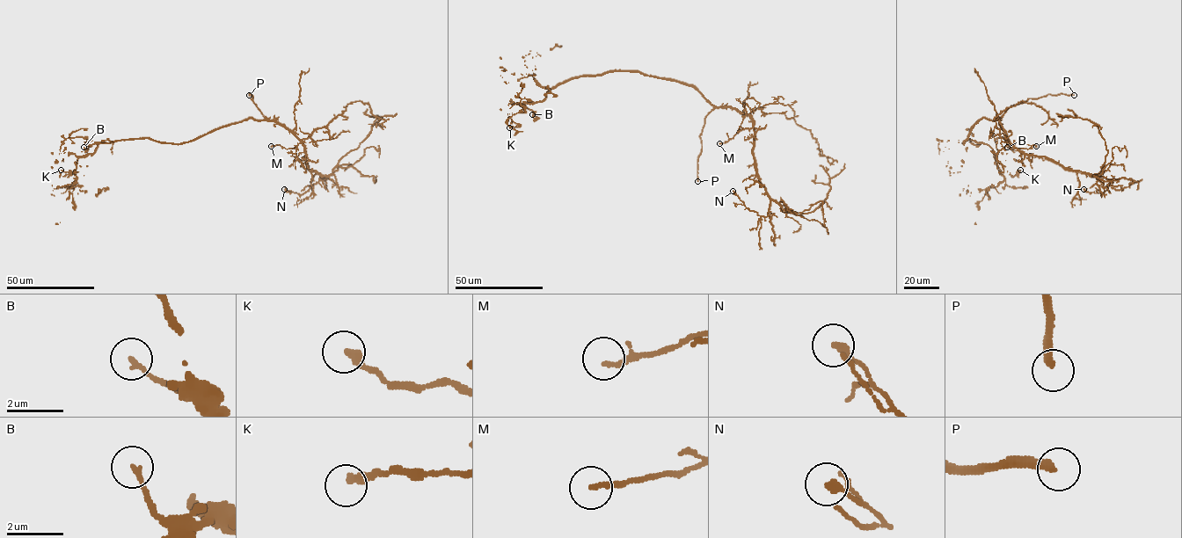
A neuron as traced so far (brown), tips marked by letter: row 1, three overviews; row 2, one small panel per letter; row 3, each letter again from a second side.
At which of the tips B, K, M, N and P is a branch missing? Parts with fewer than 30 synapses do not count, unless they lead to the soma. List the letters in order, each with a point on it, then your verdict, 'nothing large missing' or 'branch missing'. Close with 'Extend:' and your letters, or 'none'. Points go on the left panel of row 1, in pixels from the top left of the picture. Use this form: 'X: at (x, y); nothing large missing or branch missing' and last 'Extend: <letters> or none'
B: at (83, 147); nothing large missing
K: at (61, 170); nothing large missing
M: at (271, 146); nothing large missing
N: at (284, 189); nothing large missing
P: at (249, 95); branch missing
Extend: P

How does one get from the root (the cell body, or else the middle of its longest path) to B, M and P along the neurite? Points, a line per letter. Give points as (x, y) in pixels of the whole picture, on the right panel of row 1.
B: (981, 119), (964, 143), (968, 138), (983, 142), (995, 156), (996, 138), (1005, 138), (1011, 149), (1007, 147)
M: (981, 119), (999, 120), (1010, 146), (1026, 149), (1036, 146)
P: (981, 119), (997, 120), (1010, 107), (1029, 98), (1048, 94), (1074, 95)

